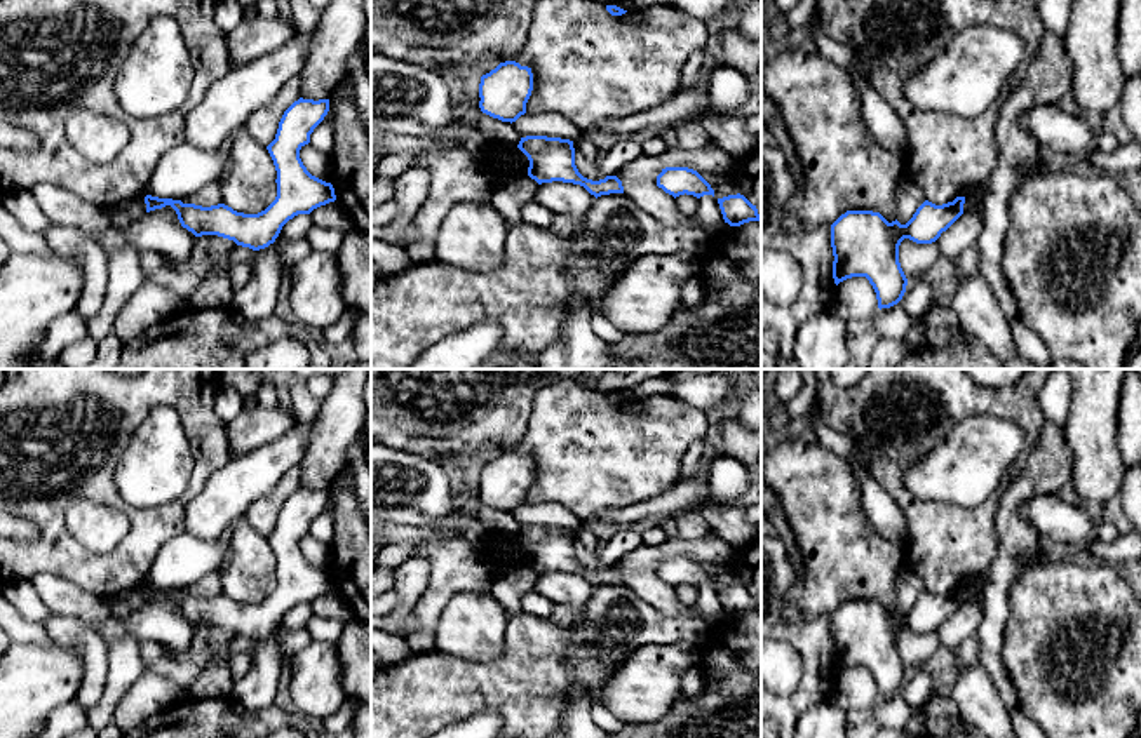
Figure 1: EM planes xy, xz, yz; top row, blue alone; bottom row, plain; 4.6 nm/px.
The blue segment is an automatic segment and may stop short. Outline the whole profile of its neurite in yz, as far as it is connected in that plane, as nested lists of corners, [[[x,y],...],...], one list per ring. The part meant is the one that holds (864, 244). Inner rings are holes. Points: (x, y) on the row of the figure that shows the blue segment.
[[[965,197],[942,205],[925,200],[906,225],[888,223],[873,211],[847,211],[831,225],[834,284],[866,277],[880,310],[897,305],[908,285],[899,263],[901,242],[935,242],[963,214],[963,204]]]

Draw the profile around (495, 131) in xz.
[[[481,111],[479,131],[489,141],[489,144],[498,144],[505,148],[516,148],[521,141],[521,136],[510,122],[502,122]]]

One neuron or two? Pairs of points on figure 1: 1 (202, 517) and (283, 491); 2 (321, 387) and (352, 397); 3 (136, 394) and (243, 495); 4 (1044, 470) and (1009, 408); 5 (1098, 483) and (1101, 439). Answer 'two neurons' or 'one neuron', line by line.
1: two neurons
2: two neurons
3: two neurons
4: two neurons
5: one neuron

